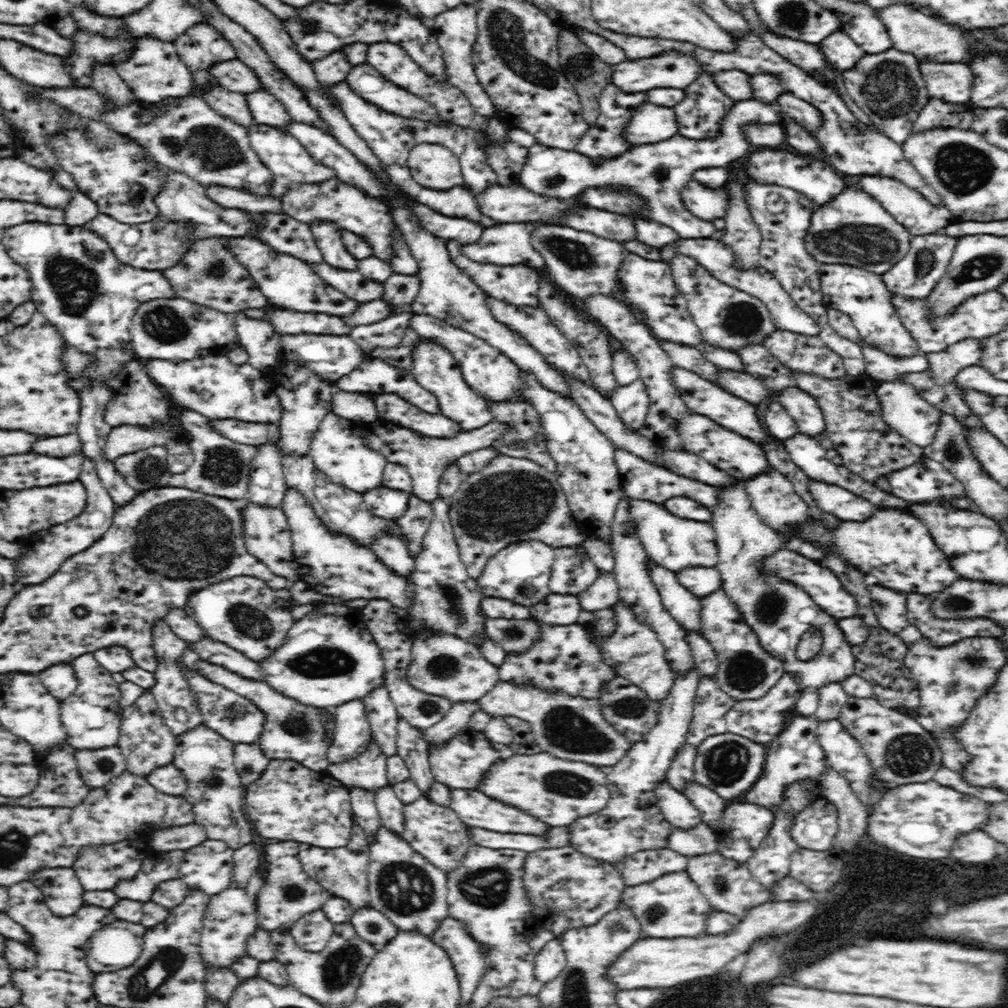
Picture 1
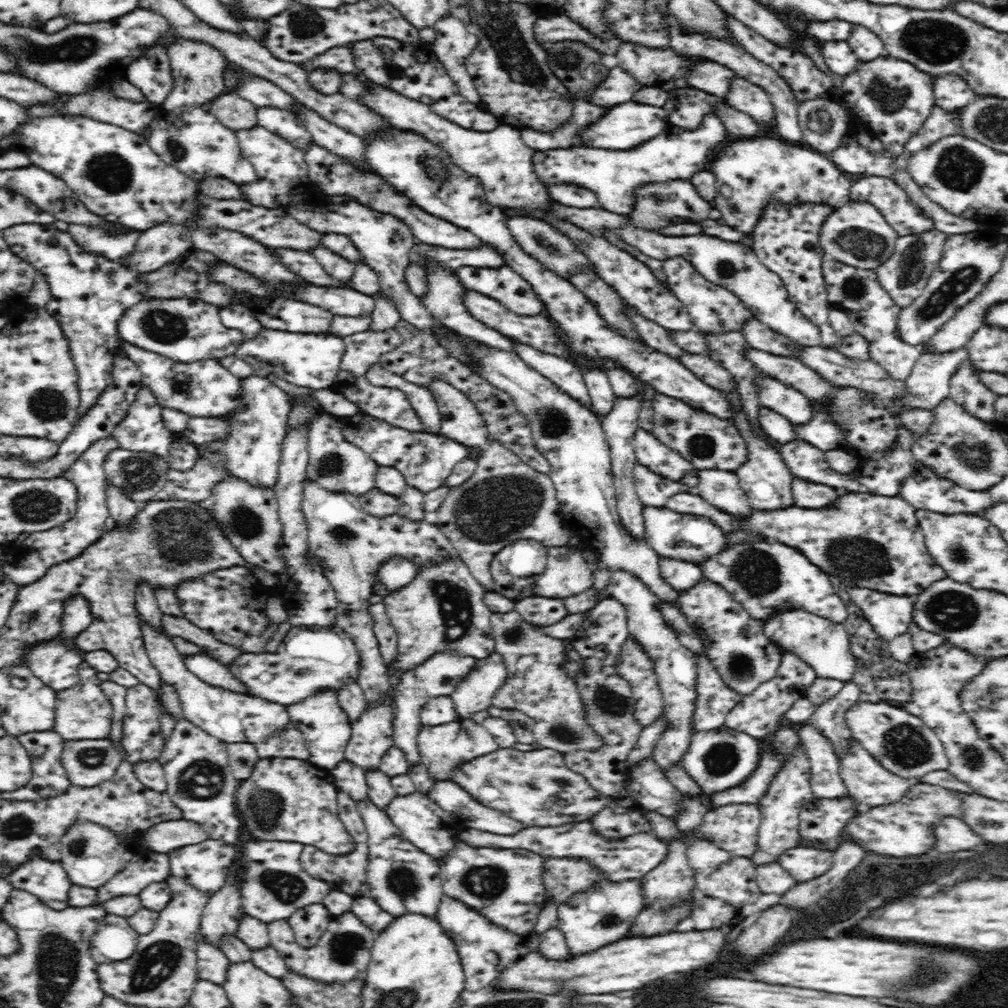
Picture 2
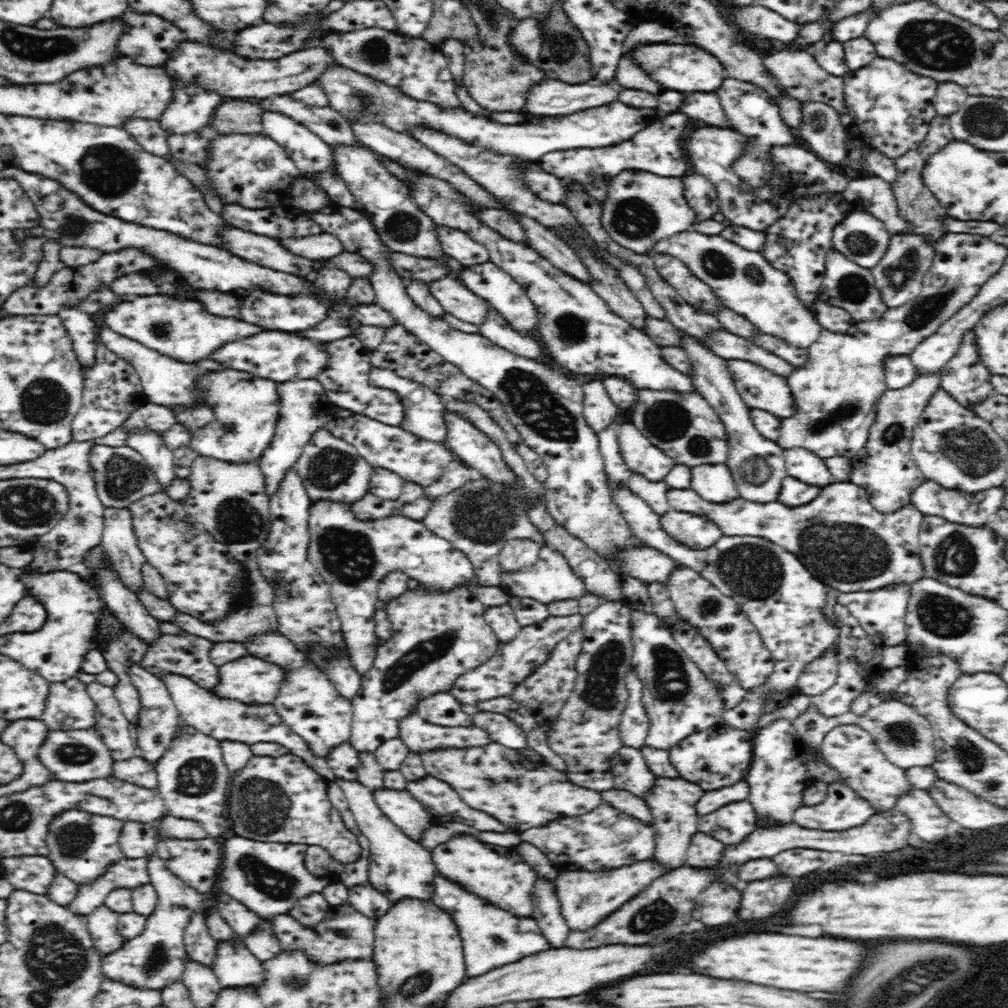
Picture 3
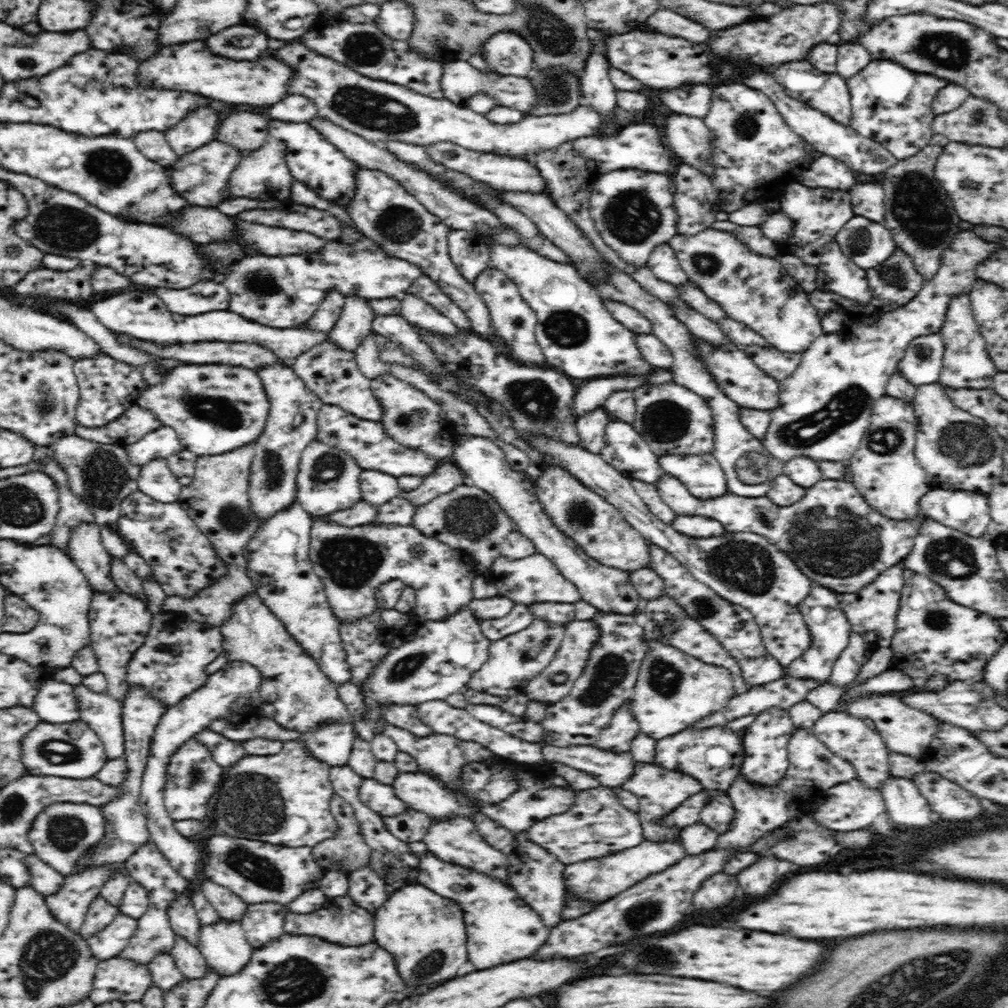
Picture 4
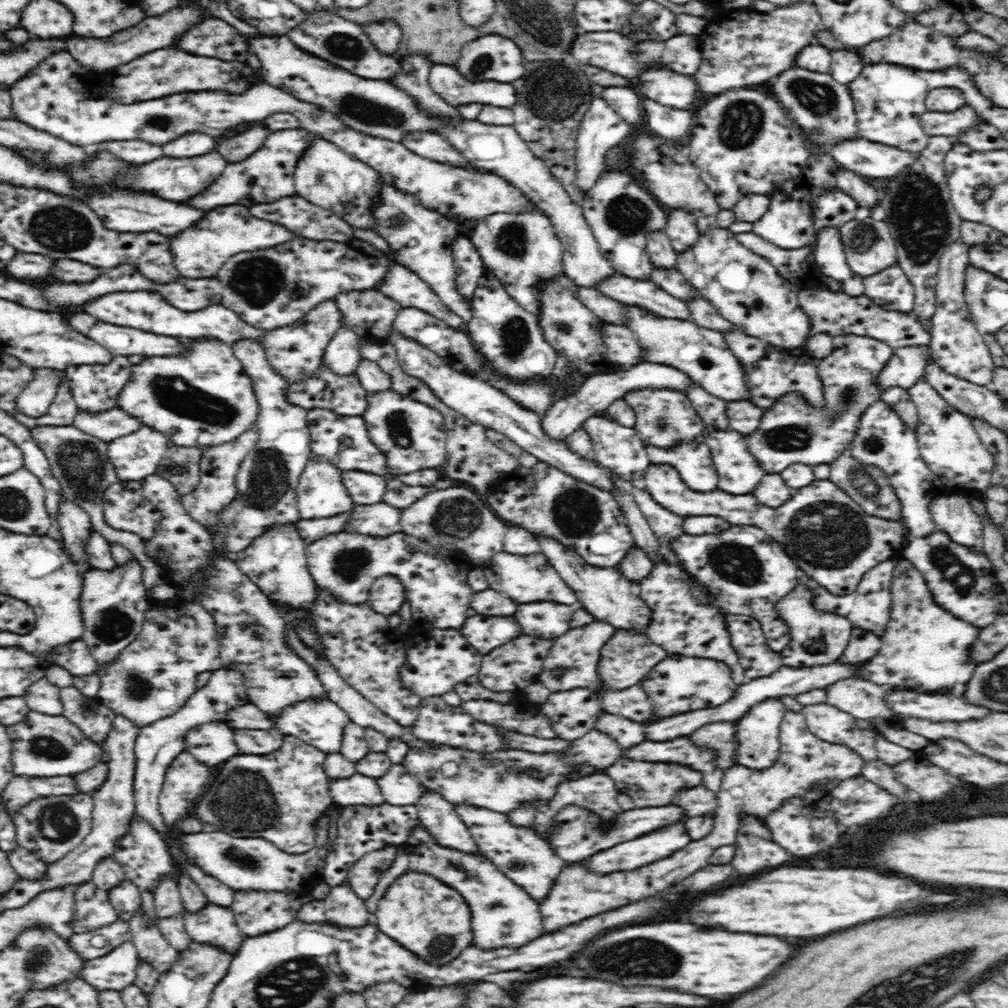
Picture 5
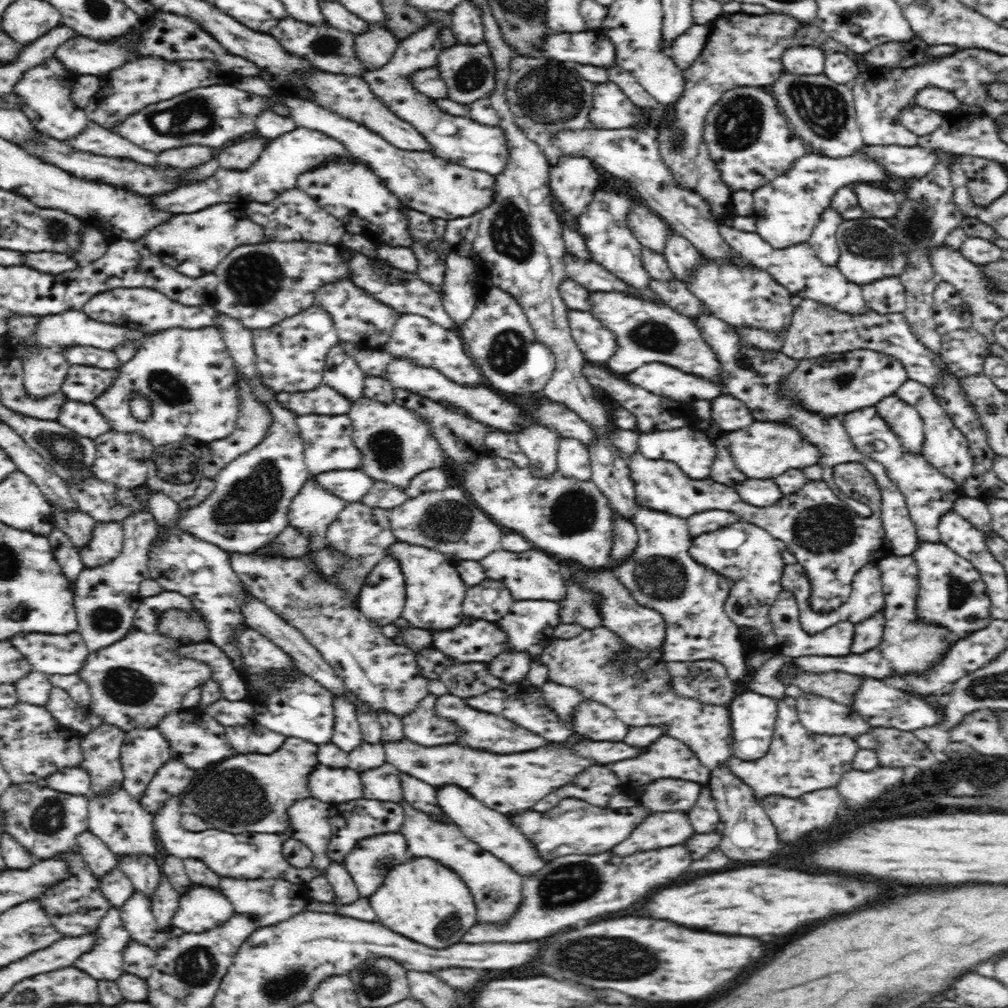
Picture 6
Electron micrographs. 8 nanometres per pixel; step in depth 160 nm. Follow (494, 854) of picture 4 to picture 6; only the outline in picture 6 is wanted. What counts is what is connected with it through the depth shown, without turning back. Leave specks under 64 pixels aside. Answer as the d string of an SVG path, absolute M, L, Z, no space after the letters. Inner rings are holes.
M400 773L399 776L401 776L404 800L412 808L434 817L444 818L446 822L450 822L450 817L444 816L442 809L436 804L436 800L438 800L436 788L432 788L430 784L404 773Z

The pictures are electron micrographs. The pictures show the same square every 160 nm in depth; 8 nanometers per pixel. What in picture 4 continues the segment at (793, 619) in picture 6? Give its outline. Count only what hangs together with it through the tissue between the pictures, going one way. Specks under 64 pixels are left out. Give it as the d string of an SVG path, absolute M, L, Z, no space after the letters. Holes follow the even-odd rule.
M818 585L812 588L812 590L810 590L810 596L806 597L805 600L797 606L797 609L802 613L804 622L812 635L812 642L810 646L786 668L785 673L788 673L788 675L798 677L799 679L814 679L820 684L828 682L834 664L836 664L836 660L838 660L841 652L848 646L849 636L852 632L851 624L846 614L844 614L844 611L841 609L838 598L836 598L838 595L839 594L836 594L836 592Z

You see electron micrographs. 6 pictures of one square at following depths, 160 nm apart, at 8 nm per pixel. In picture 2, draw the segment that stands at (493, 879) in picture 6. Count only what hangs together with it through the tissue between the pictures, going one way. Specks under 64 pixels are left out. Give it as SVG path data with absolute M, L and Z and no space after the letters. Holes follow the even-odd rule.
M450 896L442 898L442 904L436 916L438 916L438 922L446 928L447 934L450 934L460 955L460 964L465 974L465 989L468 992L476 992L480 988L491 985L504 967L516 962L520 956L538 951L540 937L533 931L522 936L510 932L504 927L490 923L486 916L474 912L473 908Z

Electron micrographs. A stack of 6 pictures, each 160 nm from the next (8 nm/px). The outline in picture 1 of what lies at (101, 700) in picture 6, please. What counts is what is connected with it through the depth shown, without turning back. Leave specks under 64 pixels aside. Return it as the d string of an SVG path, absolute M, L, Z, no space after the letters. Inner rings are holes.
M201 659L196 662L196 671L208 680L214 681L214 684L219 684L250 699L264 712L266 715L264 730L262 730L257 743L270 761L276 759L293 760L316 771L319 775L323 774L323 770L327 770L327 766L330 764L327 757L329 743L325 740L326 729L325 724L321 722L321 712L328 711L328 709L302 704L293 698L284 696L262 680L240 676L223 666Z

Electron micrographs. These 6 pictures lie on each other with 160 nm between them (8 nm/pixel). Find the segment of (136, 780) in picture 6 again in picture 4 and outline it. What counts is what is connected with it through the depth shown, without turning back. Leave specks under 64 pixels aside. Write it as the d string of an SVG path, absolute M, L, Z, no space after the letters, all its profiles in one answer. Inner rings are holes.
M228 661L222 669L209 675L202 688L192 692L178 704L168 707L155 728L149 748L149 758L143 772L139 802L146 815L150 841L158 847L158 851L168 859L170 865L180 873L180 876L186 878L191 884L200 882L204 877L200 870L200 866L202 866L200 862L202 862L204 854L196 842L180 836L177 828L174 827L174 820L170 818L169 812L165 809L162 794L166 786L166 768L170 762L170 756L177 751L177 748L180 748L186 740L190 740L202 730L208 729L208 724L212 724L212 720L225 718L224 712L237 712L238 710L234 710L236 704L244 706L244 700L248 700L248 706L252 706L250 704L258 706L261 703L261 694L258 690L263 679L261 674L262 672L255 666L246 662Z

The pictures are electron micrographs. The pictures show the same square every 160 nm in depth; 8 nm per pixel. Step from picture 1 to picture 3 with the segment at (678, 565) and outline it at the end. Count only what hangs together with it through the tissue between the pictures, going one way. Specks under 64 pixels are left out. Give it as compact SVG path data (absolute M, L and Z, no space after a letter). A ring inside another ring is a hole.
M670 510L660 518L662 529L671 538L695 550L706 550L724 536L718 524L706 516Z

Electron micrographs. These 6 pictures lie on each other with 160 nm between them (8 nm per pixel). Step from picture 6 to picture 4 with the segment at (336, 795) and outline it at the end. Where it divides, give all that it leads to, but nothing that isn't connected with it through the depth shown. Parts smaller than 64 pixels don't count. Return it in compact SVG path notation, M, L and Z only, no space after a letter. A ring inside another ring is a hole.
M363 778L361 780L358 799L382 817L396 816L408 809L408 806L397 798L390 785L382 784L374 778Z

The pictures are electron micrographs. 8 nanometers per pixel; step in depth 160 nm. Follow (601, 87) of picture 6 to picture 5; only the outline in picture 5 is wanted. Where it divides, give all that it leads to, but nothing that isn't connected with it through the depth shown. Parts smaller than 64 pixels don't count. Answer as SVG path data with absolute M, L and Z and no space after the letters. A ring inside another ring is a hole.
M604 87L603 99L626 123L634 124L641 121L645 106L640 104L640 93L635 87Z

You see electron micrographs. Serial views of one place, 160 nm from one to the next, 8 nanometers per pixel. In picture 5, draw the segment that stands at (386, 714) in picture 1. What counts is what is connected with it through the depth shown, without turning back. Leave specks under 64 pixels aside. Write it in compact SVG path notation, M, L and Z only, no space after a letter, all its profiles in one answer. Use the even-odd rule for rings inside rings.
M341 531L309 544L305 556L308 557L307 565L315 584L342 603L365 603L376 579L394 575L402 582L415 622L424 620L442 630L458 630L466 618L474 614L470 610L473 589L468 586L466 576L468 570L475 566L462 552L435 548L402 532L374 537Z

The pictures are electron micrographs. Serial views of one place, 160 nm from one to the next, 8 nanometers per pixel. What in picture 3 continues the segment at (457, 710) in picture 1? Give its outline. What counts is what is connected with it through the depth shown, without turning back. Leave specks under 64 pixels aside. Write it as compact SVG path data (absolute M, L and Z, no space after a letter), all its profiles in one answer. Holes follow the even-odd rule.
M580 613L574 616L552 616L545 618L542 624L533 624L522 627L512 640L497 644L497 652L484 664L464 672L454 686L450 688L449 693L454 696L460 704L476 704L483 700L509 696L510 692L521 686L521 683L534 672L539 665L548 660L549 654L554 647L564 640L575 628L583 624L584 616ZM526 634L526 638L524 638Z

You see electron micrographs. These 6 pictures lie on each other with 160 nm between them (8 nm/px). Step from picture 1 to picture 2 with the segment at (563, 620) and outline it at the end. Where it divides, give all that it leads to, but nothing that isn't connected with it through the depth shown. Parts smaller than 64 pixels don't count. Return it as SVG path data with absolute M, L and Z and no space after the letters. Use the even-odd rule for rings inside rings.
M534 596L526 600L518 600L514 606L516 606L516 612L520 612L526 622L536 627L550 626L568 615L562 600L556 600L556 598Z

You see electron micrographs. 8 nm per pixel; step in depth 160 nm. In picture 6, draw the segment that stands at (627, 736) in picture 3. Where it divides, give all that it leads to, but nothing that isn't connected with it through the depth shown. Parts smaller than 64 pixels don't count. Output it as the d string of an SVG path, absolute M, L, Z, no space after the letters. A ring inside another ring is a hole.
M406 737L393 743L380 743L386 755L386 763L393 764L400 773L422 780L430 786L454 784L466 788L467 794L470 792L476 800L482 800L488 808L500 814L520 814L530 810L554 788L568 784L568 780L572 780L578 772L594 764L592 760L582 760L574 756L566 748L566 744L554 744L548 748L502 756L466 748L458 743L425 747Z

